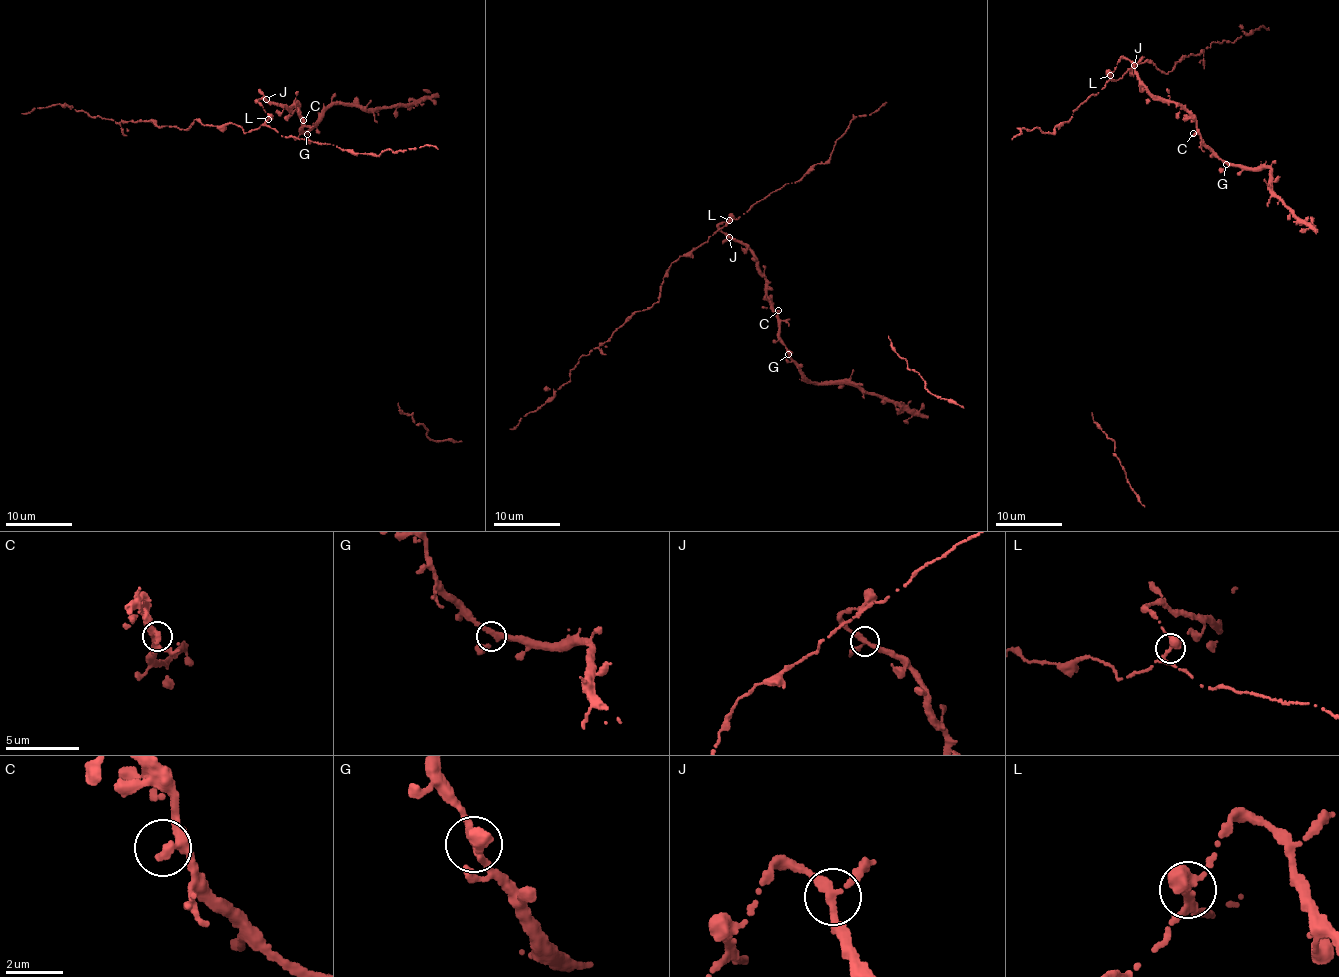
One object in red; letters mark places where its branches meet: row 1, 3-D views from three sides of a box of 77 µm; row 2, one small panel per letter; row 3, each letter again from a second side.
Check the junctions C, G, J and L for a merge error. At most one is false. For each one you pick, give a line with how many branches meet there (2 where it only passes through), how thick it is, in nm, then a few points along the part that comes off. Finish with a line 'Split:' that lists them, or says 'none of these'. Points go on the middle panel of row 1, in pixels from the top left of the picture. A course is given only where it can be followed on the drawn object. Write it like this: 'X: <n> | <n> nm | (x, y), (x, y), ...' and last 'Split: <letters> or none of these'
L: 3 | 320 nm | (730, 219), (671, 264), (658, 301), (636, 311), (607, 341), (582, 355), (570, 379), (510, 429)
Split: L

